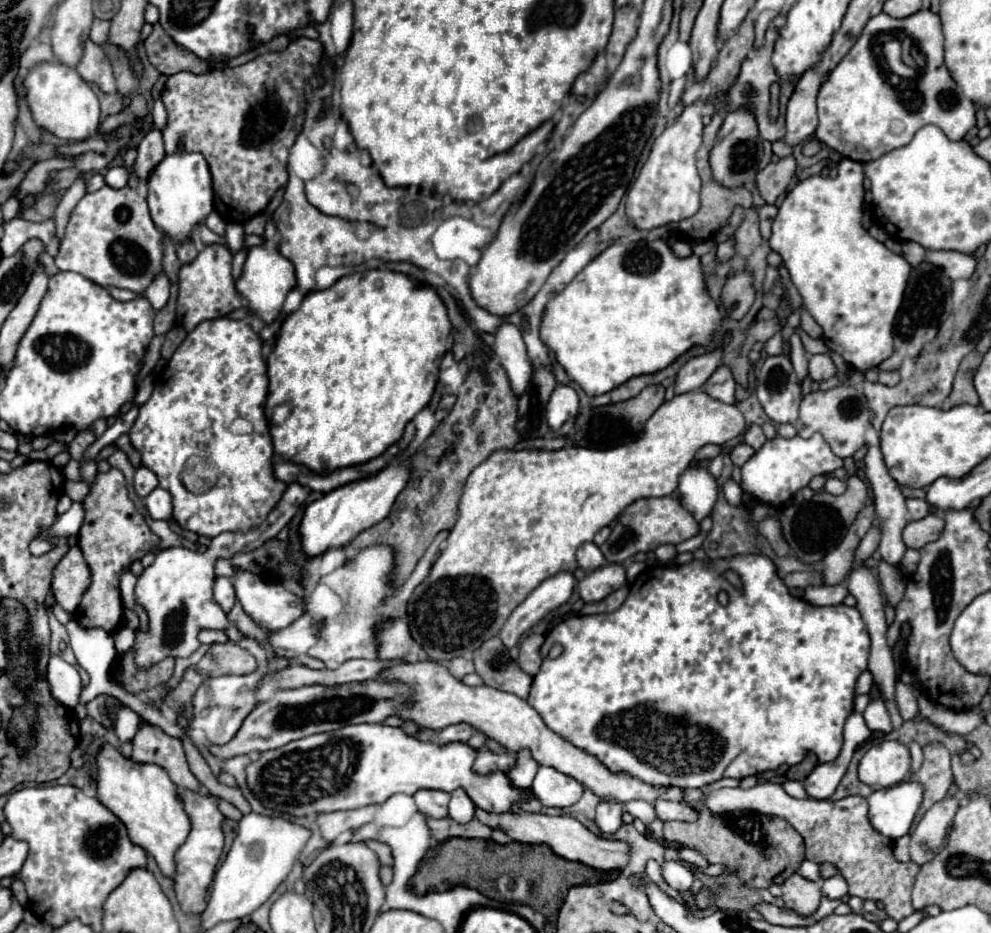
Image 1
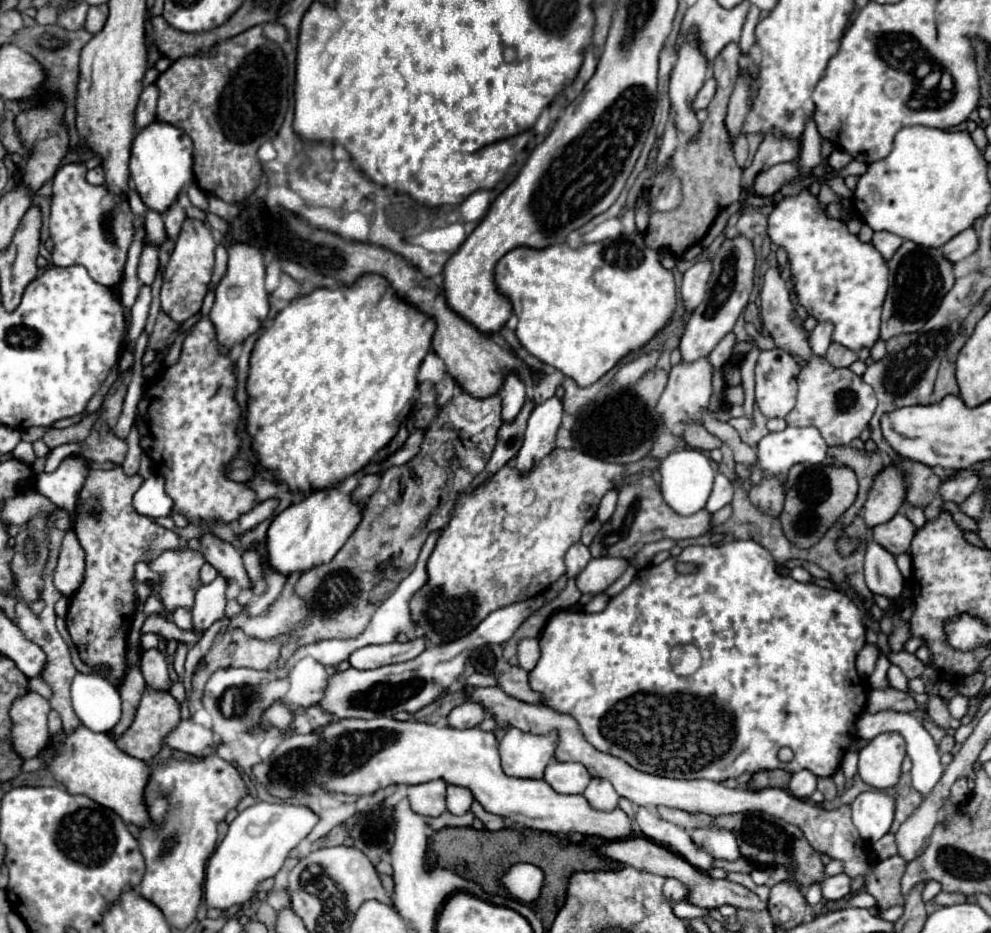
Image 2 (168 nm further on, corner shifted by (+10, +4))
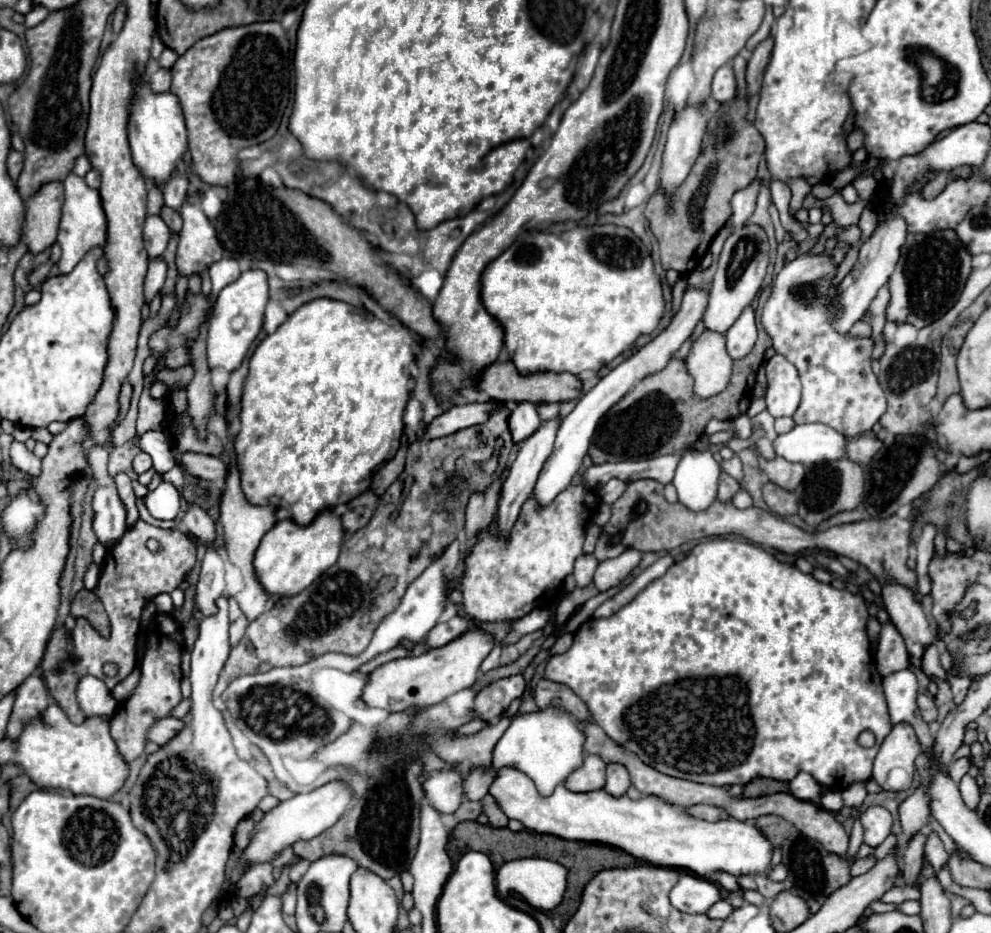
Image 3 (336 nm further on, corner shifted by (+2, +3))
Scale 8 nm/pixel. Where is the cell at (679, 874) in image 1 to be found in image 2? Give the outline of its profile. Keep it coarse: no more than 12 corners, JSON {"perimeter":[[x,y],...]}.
{"perimeter":[[666,879],[668,901],[686,899],[686,887],[678,879]]}

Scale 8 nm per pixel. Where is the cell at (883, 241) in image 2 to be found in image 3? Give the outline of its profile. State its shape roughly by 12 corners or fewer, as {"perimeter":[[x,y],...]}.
{"perimeter":[[892,216],[862,244],[840,282],[842,334],[888,282],[908,234]]}

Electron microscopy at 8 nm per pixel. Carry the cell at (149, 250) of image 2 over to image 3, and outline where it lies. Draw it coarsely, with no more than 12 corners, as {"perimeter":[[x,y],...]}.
{"perimeter":[[146,216],[144,248],[160,256],[170,240],[162,216]]}

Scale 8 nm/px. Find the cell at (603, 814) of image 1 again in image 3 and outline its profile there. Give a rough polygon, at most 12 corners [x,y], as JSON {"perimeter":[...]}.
{"perimeter":[[610,762],[604,790],[612,796],[626,794],[628,770]]}

